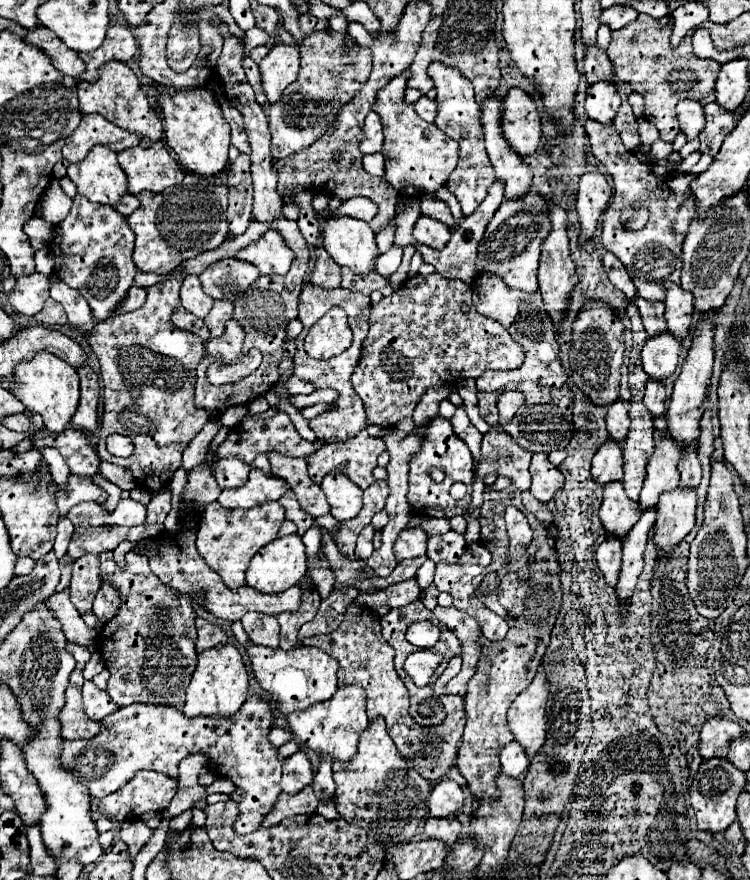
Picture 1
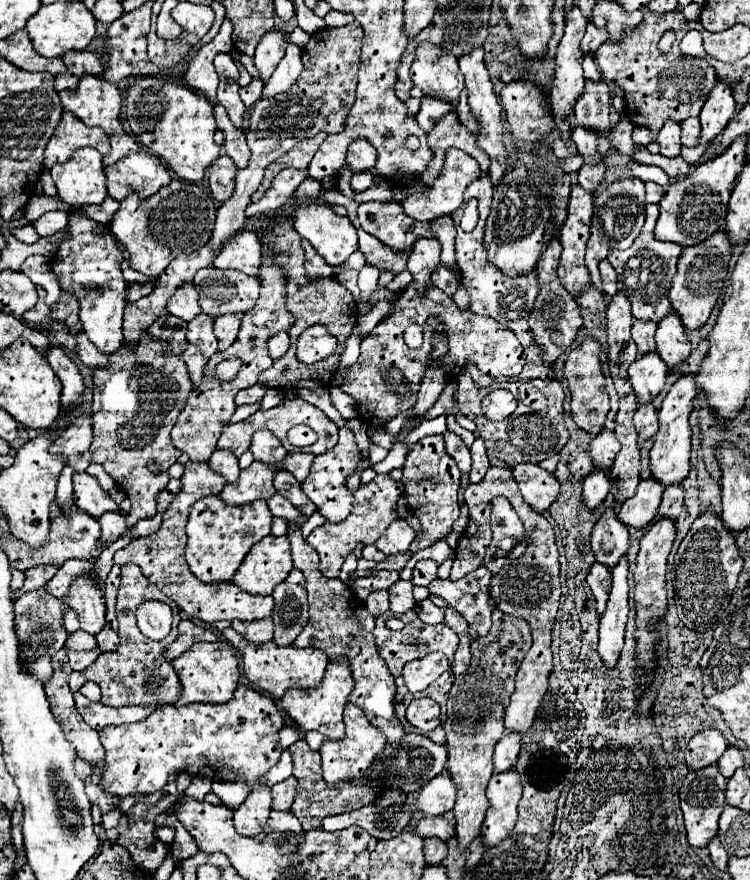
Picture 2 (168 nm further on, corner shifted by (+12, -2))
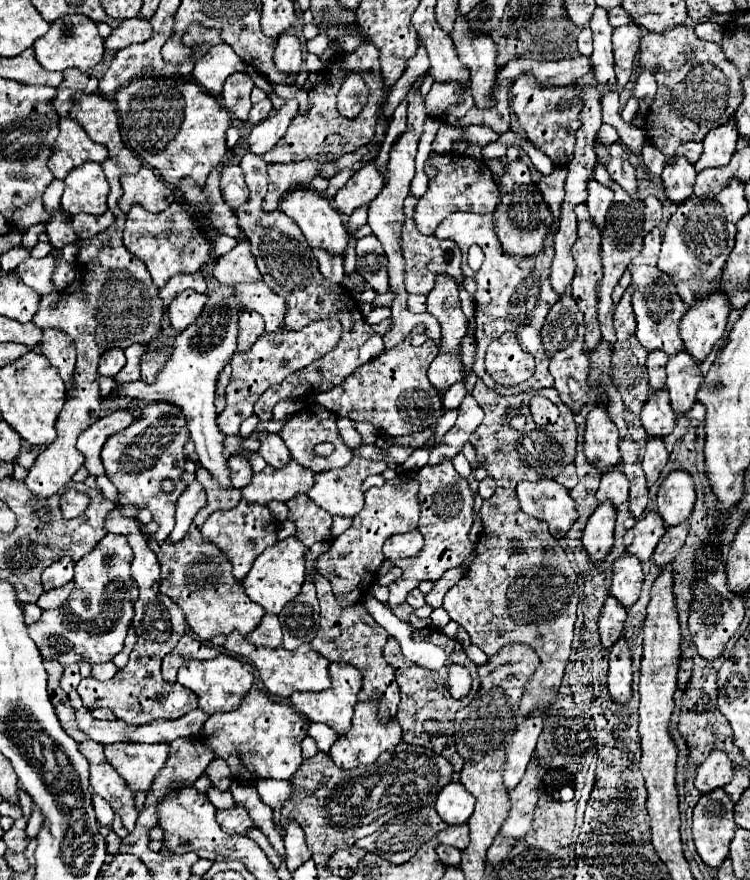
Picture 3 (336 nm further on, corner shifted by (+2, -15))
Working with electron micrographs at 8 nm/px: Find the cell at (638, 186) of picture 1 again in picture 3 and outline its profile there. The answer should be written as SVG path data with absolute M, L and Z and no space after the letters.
M654 227L644 237L644 251L628 267L632 273L632 285L636 287L636 291L632 295L632 305L634 305L636 323L638 323L636 337L642 343L642 347L648 351L662 349L668 355L674 355L674 353L682 351L682 339L678 335L678 323L680 323L682 315L686 313L686 305L682 303L682 299L678 299L678 293L676 293L672 279L664 271L658 271L658 267L656 267L656 259L660 253L660 239L662 239L660 229Z

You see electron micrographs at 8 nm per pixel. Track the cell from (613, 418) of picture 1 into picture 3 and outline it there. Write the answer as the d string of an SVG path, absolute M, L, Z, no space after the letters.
M614 465L614 469L602 473L596 497L598 497L600 503L602 501L612 501L614 507L628 501L628 479L622 473L620 465Z

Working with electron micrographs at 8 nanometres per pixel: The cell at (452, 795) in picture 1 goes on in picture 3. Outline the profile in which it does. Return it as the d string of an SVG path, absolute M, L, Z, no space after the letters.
M462 783L446 785L436 797L436 813L448 825L466 823L472 811L474 811L474 797L462 787Z

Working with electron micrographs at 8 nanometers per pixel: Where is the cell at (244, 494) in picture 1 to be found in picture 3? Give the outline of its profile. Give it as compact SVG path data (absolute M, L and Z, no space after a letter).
M290 461L282 469L266 467L260 473L256 473L242 489L242 497L248 503L258 503L258 505L268 505L270 501L282 501L286 503L288 499L308 493L310 487L314 485L314 471L300 467L298 463Z

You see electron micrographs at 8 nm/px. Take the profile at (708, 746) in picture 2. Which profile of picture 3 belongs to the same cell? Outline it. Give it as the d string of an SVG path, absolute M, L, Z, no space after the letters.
M714 749L708 755L708 759L698 767L694 785L696 785L696 789L700 793L710 793L710 791L714 791L714 789L724 787L726 783L730 783L732 773L734 773L734 765L728 759L728 755L724 751Z

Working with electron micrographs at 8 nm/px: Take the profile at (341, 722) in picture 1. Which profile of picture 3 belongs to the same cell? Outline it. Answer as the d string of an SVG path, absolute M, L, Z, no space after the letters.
M330 663L330 677L332 677L330 689L318 691L318 693L294 693L290 697L290 703L308 721L324 723L324 725L332 727L338 735L344 735L350 729L350 719L352 719L352 711L356 705L356 695L362 687L362 673L348 663Z

